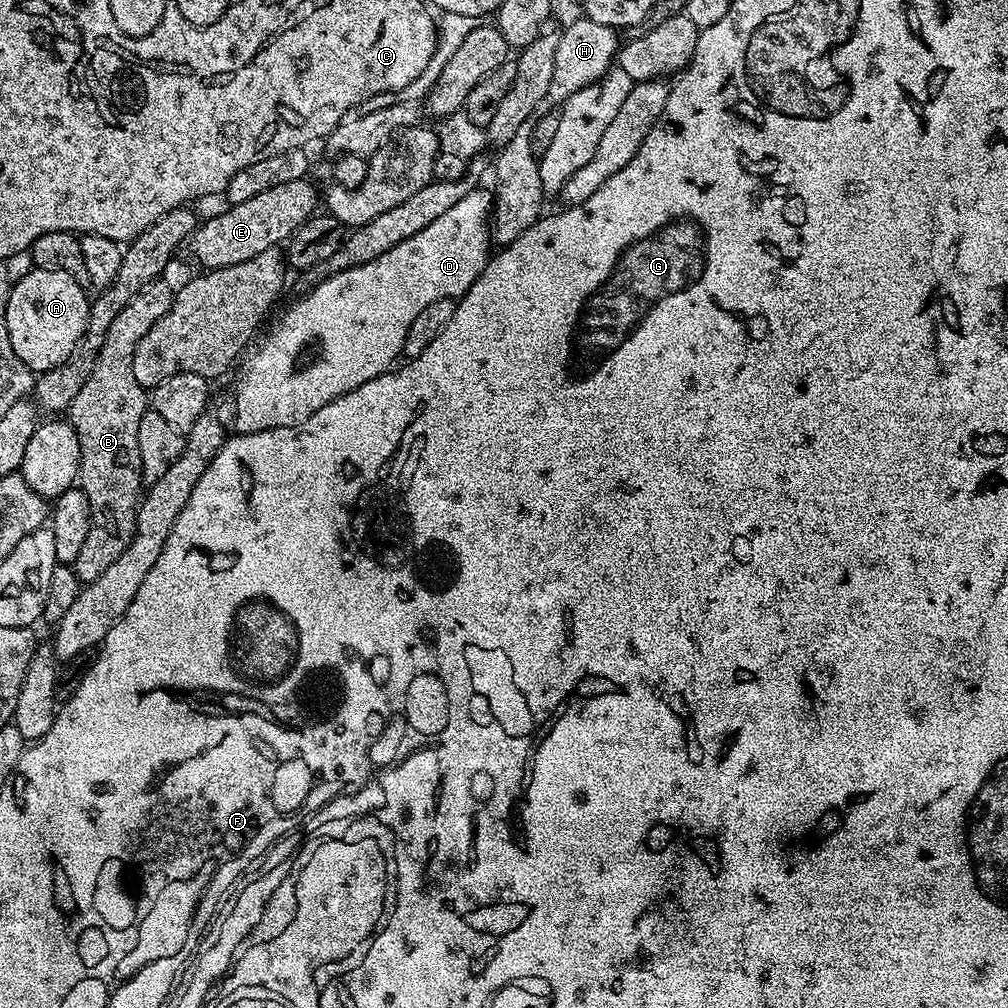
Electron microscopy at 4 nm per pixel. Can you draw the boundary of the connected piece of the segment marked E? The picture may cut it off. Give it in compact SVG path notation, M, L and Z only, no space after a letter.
M305 178L262 190L262 194L254 194L246 202L225 207L225 212L210 217L205 224L203 221L190 237L192 256L201 264L199 267L211 270L234 266L254 258L254 254L262 254L262 250L283 245L302 222L317 215L316 188L310 181Z

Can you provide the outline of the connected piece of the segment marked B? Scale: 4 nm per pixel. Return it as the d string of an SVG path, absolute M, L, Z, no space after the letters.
M161 278L143 288L130 300L129 305L114 317L114 322L110 322L106 342L102 342L102 350L96 352L94 370L90 378L86 378L82 390L78 390L78 398L74 398L66 413L68 423L78 434L80 447L78 487L86 494L86 502L90 502L90 531L86 534L86 543L82 545L74 565L76 576L81 582L98 578L98 574L103 574L113 562L118 562L118 558L130 546L132 535L136 532L136 510L142 499L138 422L142 422L142 414L149 411L150 396L138 382L138 378L134 378L134 350L138 350L138 342L142 342L142 338L146 338L149 330L170 310L174 288L166 281L167 279Z

